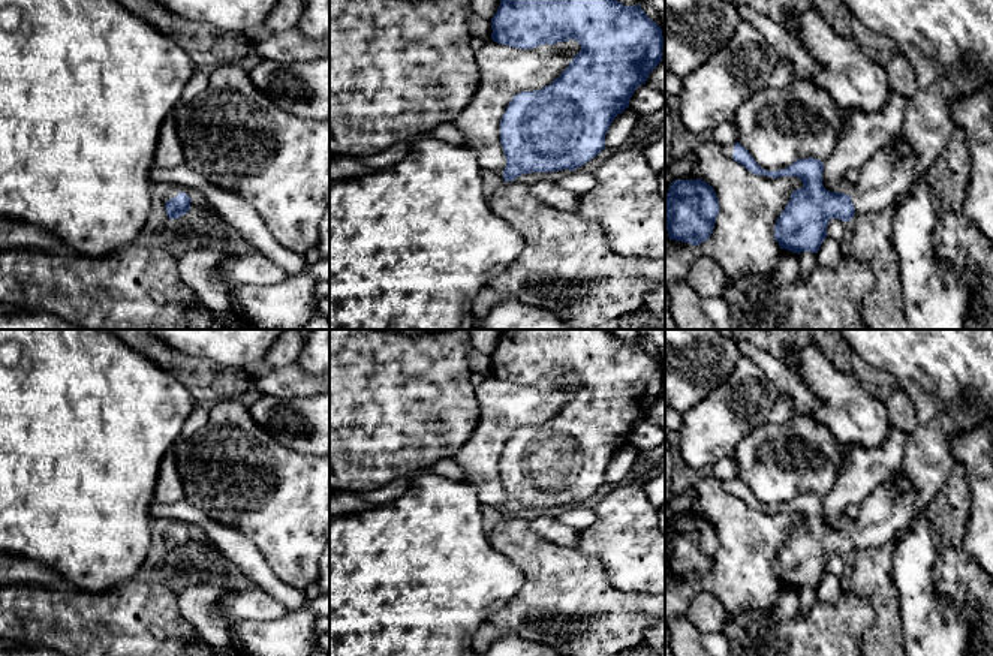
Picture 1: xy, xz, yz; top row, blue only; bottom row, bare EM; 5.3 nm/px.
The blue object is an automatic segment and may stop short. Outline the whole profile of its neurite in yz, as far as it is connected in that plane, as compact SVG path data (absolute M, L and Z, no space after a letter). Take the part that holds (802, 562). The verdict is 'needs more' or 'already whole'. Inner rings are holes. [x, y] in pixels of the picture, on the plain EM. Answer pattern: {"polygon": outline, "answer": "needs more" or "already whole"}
{"polygon": "M839 329L839 332L869 365L891 374L915 407L918 425L909 437L911 445L905 449L899 469L909 479L911 490L897 491L891 479L879 484L860 505L858 518L849 532L824 523L824 499L818 494L798 494L785 505L765 506L740 478L723 481L723 490L752 509L771 514L797 512L803 517L803 523L791 529L774 560L774 575L780 584L798 590L818 589L831 554L849 557L855 548L879 547L893 541L918 511L929 508L935 494L948 481L954 467L951 440L993 418L993 329Z", "answer": "needs more"}

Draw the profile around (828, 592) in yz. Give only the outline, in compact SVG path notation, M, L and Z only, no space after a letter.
M827 572L816 589L816 601L825 605L833 605L840 599L842 593L840 578Z

